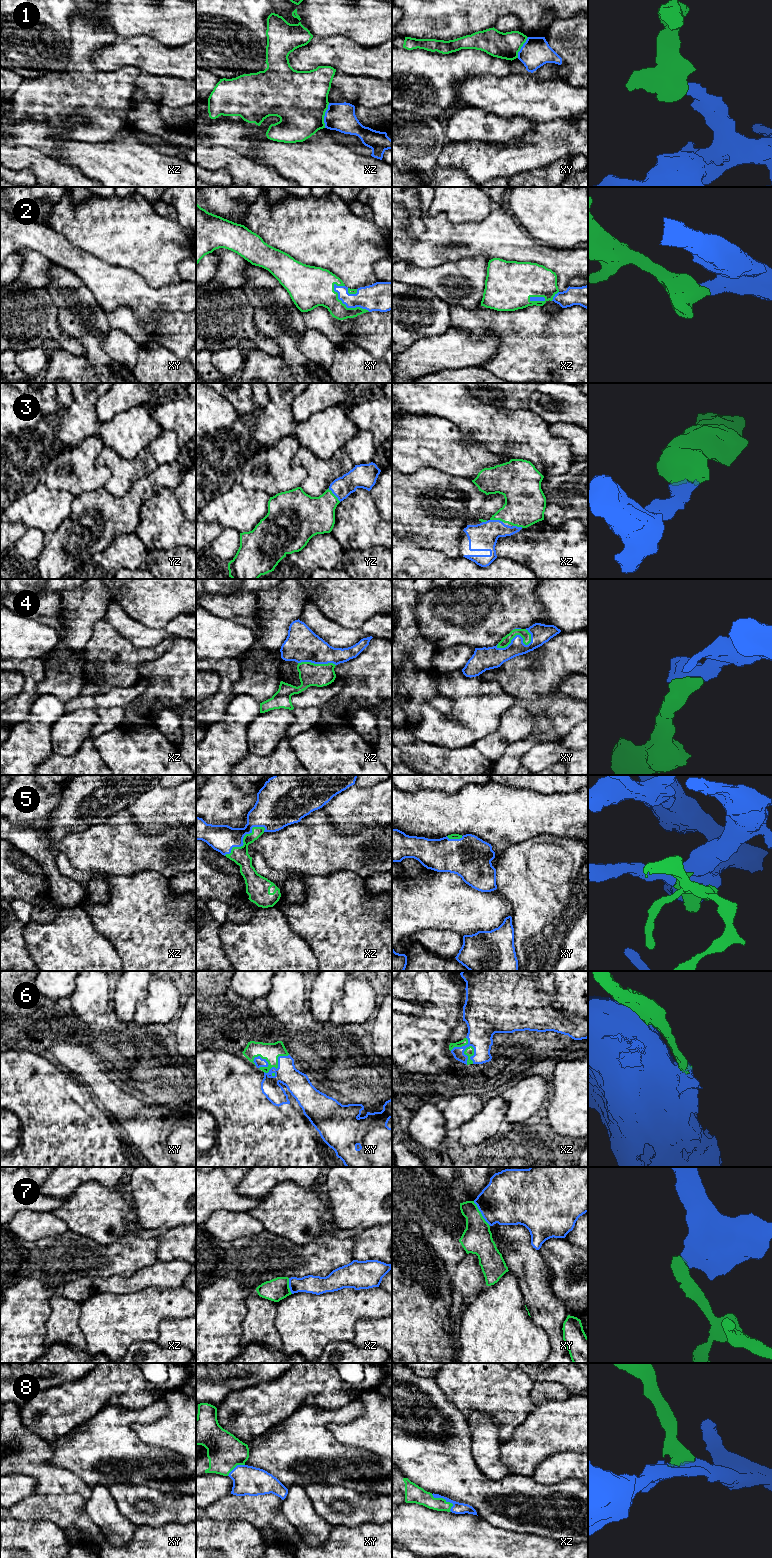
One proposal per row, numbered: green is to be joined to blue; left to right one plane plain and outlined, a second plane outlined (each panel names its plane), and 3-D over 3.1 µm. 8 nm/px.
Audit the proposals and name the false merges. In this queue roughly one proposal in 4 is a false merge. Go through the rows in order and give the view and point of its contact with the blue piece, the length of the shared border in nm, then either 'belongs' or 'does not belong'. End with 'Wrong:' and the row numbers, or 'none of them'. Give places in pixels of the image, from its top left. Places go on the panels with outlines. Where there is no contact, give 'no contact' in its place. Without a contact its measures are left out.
1: meets blue in xz at (325, 115); contact 200 nm long; does not belong
2: meets blue in xy at (347, 307); contact 360 nm long; belongs
3: meets blue in yz at (334, 494); contact 150 nm long; belongs
4: meets blue in xy at (517, 635); contact 300 nm long; belongs
5: meets blue in xz at (242, 839); contact 400 nm long; belongs
6: meets blue in xz at (467, 1046); contact 220 nm long; belongs
7: meets blue in xy at (481, 1213); contact 240 nm long; does not belong
8: meets blue in xz at (445, 1499); contact 220 nm long; belongs
Wrong: 1, 7

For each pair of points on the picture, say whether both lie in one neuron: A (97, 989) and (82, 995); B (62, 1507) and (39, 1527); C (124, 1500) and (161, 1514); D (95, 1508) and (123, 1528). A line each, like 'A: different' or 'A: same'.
A: same
B: different
C: same
D: same

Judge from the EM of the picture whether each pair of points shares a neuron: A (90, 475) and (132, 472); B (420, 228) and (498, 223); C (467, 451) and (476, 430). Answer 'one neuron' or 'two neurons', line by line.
A: two neurons
B: two neurons
C: two neurons

